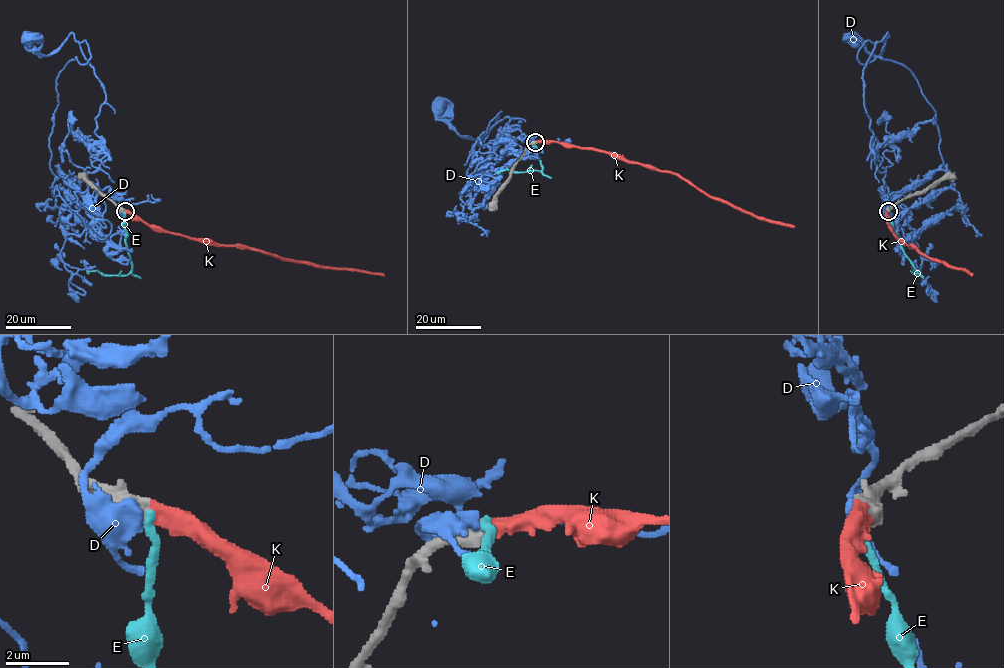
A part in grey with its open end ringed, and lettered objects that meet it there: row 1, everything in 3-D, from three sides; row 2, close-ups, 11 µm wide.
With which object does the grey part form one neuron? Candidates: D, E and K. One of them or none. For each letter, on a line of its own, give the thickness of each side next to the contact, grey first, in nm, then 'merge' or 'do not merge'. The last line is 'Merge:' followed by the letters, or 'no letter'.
D: 850 nm thick on the grey side, 600 nm on the other; do not merge
E: 750 nm thick on the grey side, 280 nm on the other; do not merge
K: 750 nm thick on the grey side, 500 nm on the other; merge
Merge: K

